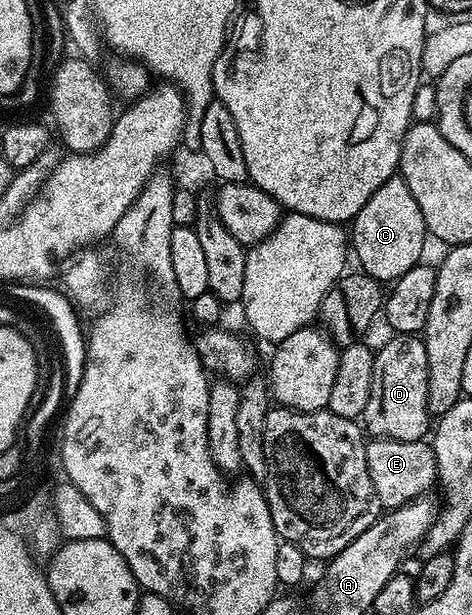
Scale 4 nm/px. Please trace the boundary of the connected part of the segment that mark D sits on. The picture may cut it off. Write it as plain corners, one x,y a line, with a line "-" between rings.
396,334
391,338
376,352
374,382
370,386
370,402
366,402
362,427
369,437
378,440
418,442
430,432
426,346
416,334

